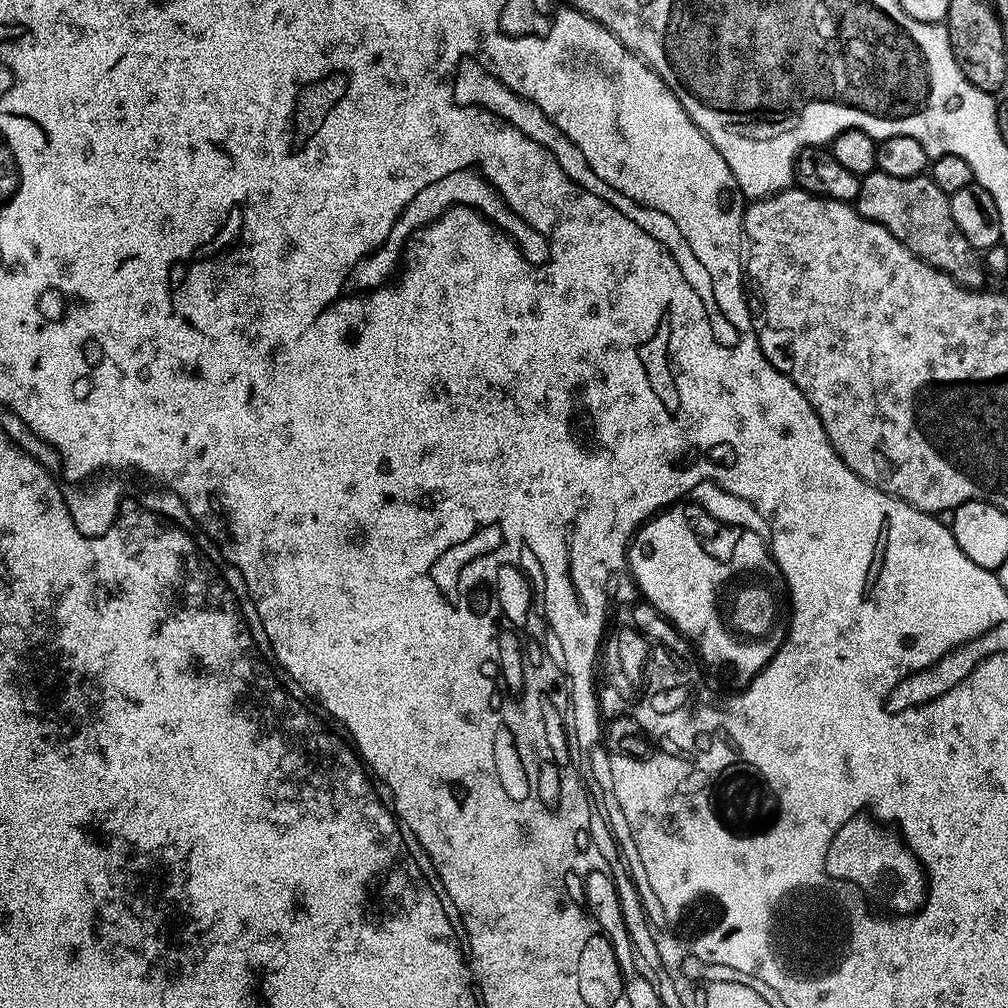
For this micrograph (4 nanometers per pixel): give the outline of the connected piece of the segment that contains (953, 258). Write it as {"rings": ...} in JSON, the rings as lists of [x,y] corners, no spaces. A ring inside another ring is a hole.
{"rings":[[[879,170],[869,172],[860,182],[860,189],[854,207],[867,220],[881,224],[902,246],[906,246],[919,260],[927,262],[931,268],[946,273],[963,288],[980,290],[985,287],[985,269],[977,249],[966,242],[966,234],[958,230],[950,214],[949,193],[934,186],[931,175],[894,178]]]}

